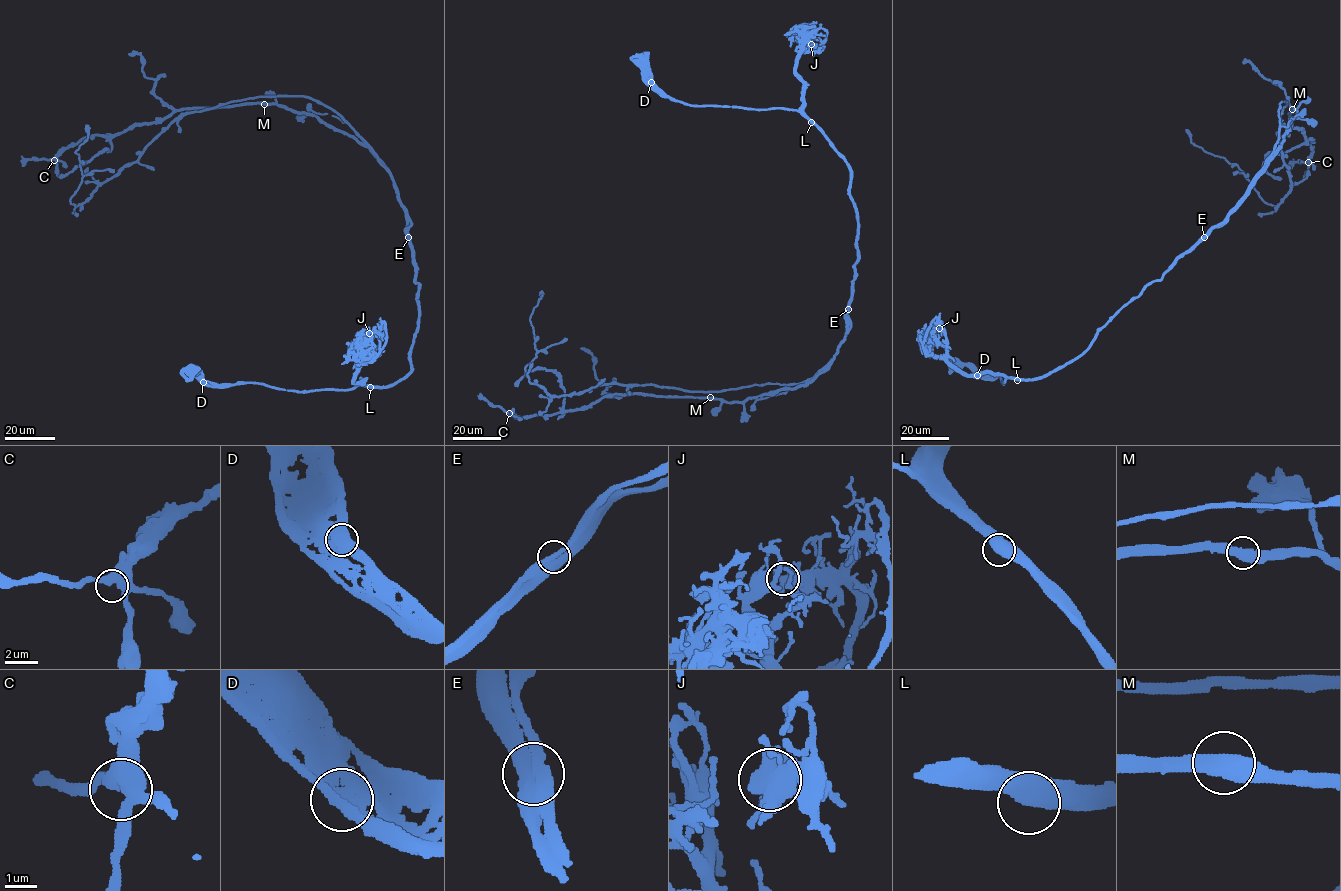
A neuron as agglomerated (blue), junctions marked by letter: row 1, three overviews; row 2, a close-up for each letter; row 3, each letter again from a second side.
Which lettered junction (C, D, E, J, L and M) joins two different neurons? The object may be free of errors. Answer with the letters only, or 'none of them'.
E

